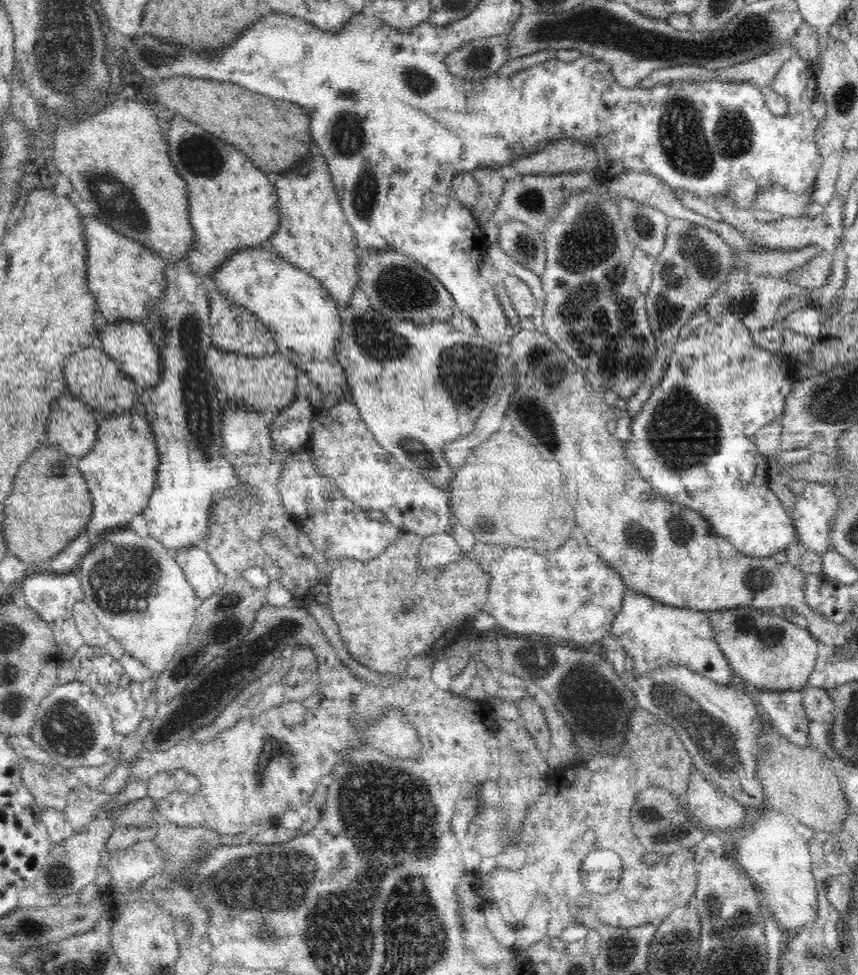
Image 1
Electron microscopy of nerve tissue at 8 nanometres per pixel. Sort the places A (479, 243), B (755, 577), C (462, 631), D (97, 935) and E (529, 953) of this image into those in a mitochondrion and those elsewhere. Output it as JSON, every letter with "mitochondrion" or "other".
{"A":"other","B":"mitochondrion","C":"other","D":"other","E":"other"}

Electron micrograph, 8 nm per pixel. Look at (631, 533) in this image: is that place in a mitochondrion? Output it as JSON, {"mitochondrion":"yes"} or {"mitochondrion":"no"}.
{"mitochondrion":"yes"}

